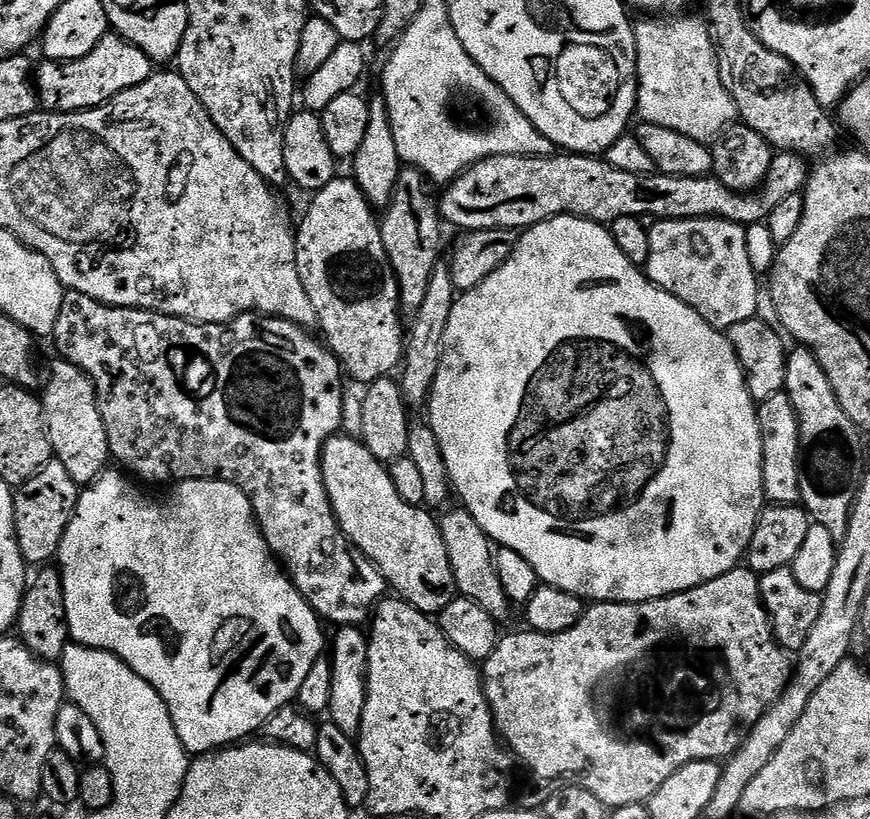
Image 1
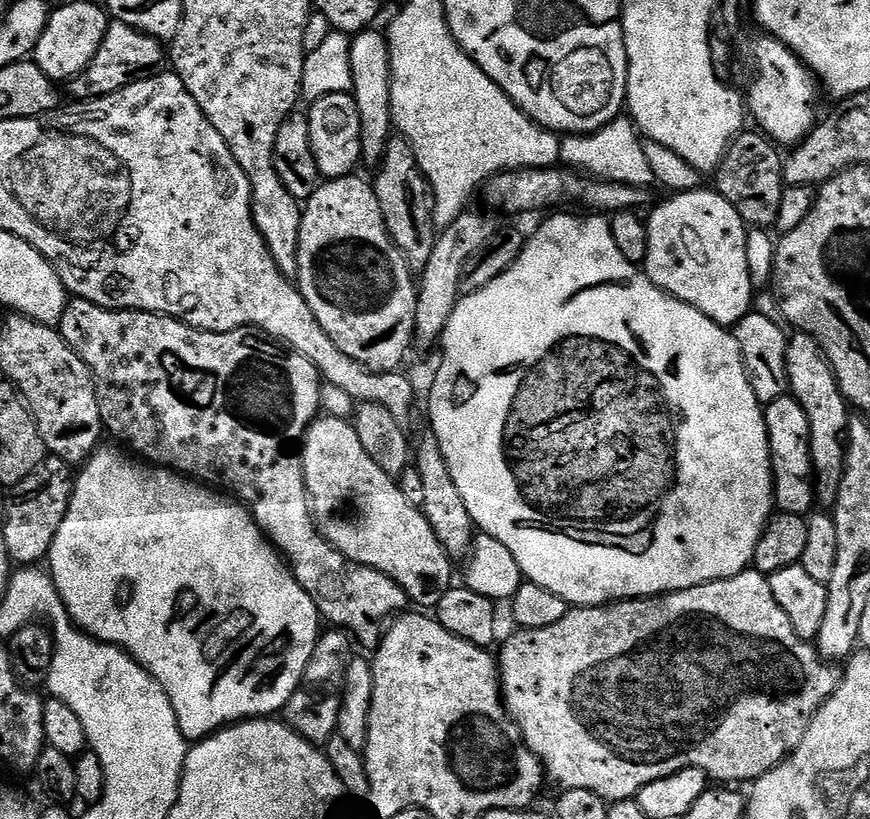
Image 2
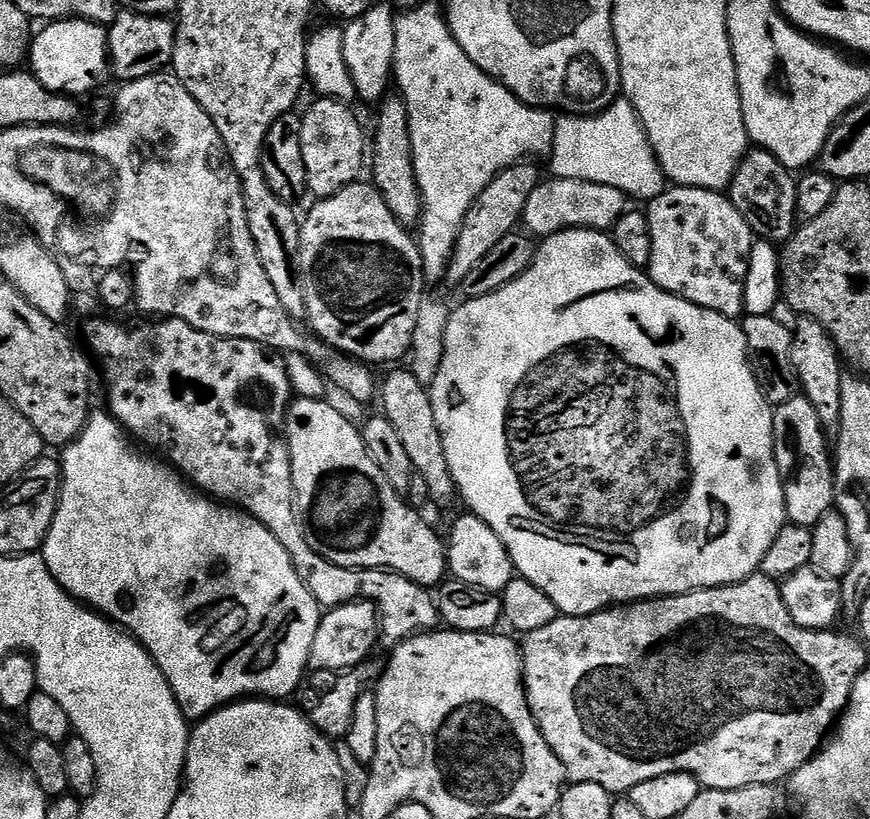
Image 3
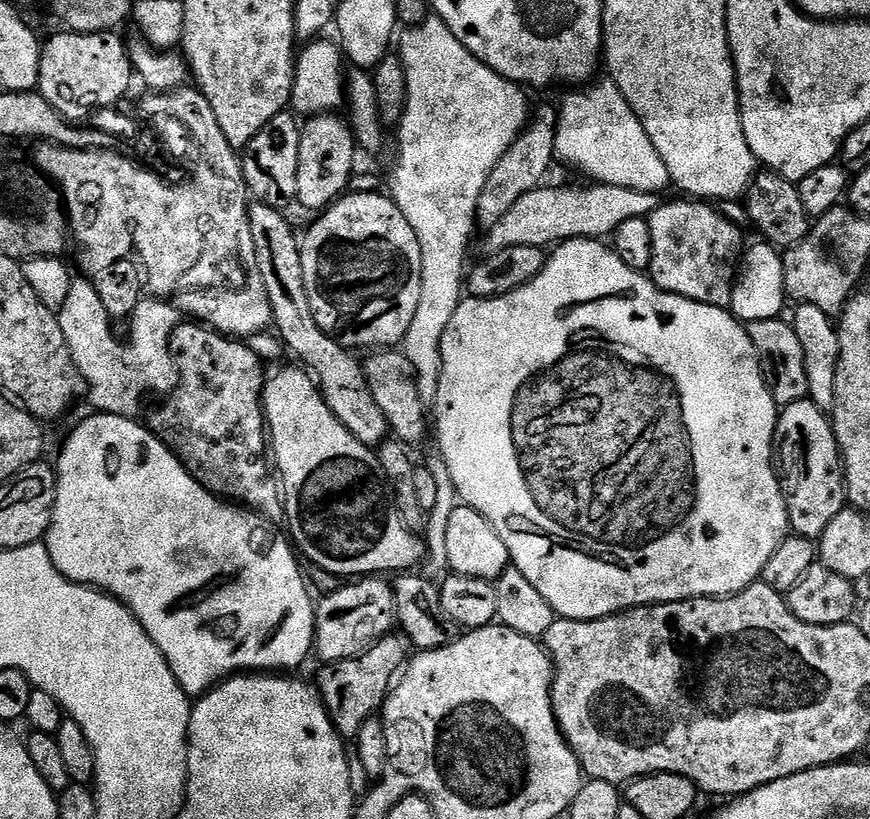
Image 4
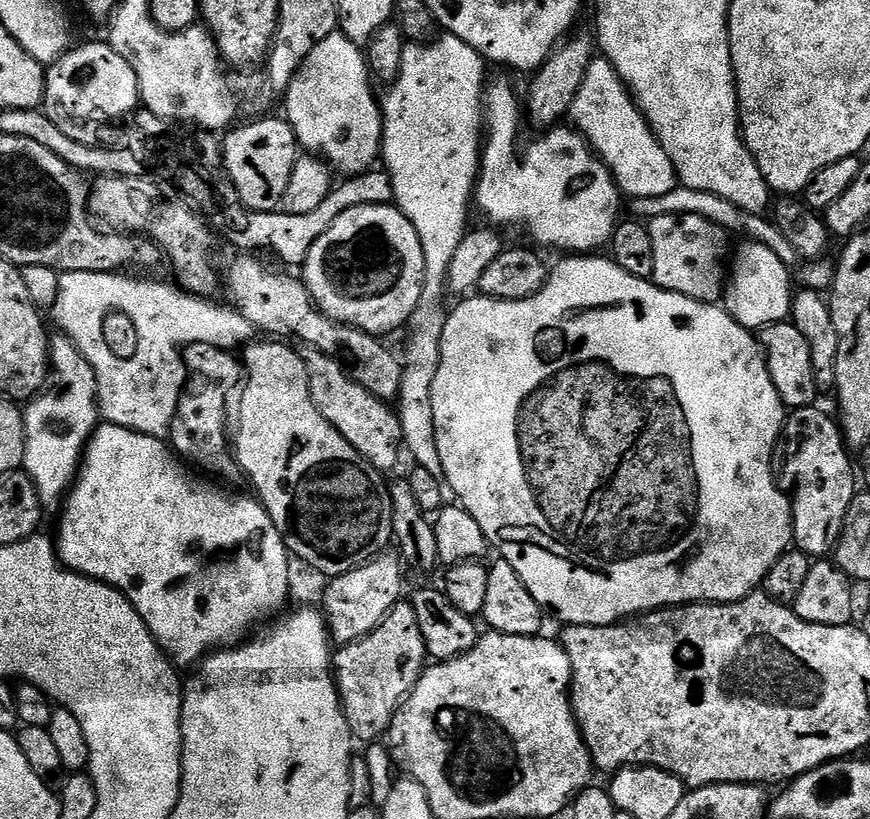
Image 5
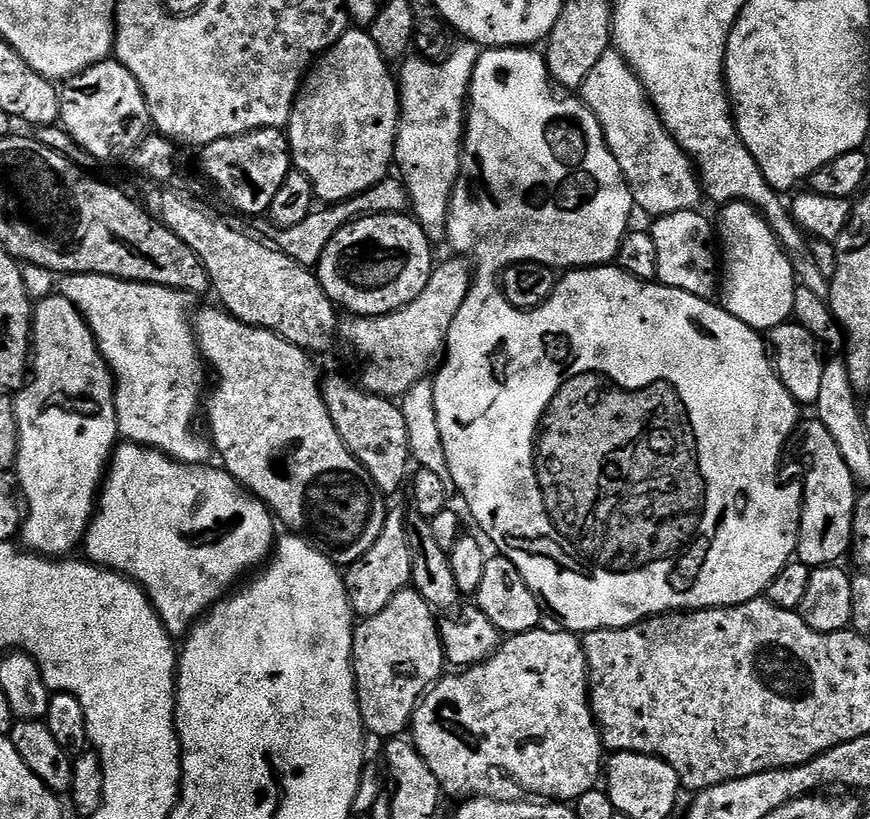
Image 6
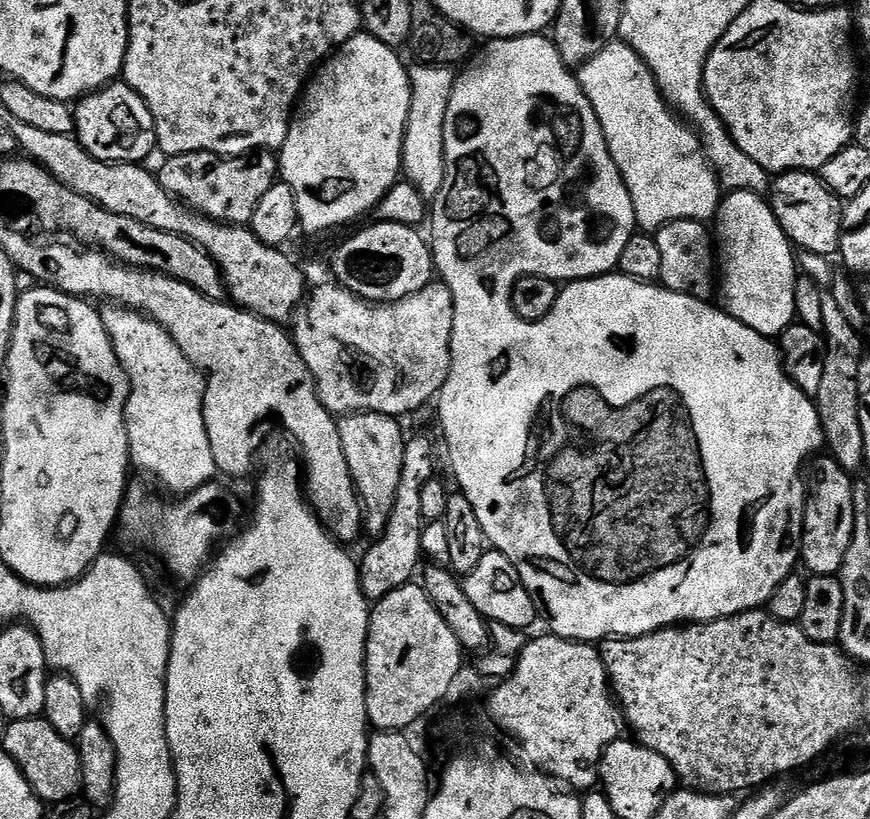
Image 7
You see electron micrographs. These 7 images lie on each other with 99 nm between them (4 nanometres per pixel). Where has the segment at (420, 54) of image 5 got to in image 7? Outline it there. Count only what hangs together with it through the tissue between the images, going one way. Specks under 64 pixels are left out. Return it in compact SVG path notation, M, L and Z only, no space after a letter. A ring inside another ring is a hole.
M417 63L408 74L412 87L410 114L404 131L404 159L402 172L426 201L435 200L438 190L442 190L442 178L446 178L446 106L450 106L450 94L456 85L457 73L451 67L438 64Z

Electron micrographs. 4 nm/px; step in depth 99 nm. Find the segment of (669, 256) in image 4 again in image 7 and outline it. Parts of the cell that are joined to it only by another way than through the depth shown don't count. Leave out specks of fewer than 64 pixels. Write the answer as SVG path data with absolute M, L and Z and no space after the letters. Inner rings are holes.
M675 220L663 224L655 233L658 251L662 257L662 274L659 283L678 294L686 294L695 300L711 301L718 292L718 253L714 243L714 232L703 220Z

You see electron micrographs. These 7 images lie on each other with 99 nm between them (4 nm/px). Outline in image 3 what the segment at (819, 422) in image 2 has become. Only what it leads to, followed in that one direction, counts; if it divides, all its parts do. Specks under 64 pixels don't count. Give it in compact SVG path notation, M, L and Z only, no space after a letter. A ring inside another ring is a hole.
M800 316L797 321L792 328L790 358L800 383L799 391L808 399L810 406L814 406L825 433L834 434L839 430L842 418L842 378L846 374L842 357L836 343L818 321L811 320L809 316Z

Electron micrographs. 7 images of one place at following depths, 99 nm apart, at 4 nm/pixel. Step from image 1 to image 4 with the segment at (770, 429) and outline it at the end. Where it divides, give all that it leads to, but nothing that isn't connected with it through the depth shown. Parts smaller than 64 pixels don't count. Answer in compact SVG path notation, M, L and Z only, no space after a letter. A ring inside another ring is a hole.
M799 400L783 405L776 418L774 441L774 467L784 501L788 507L788 527L795 535L816 540L830 526L830 521L846 507L844 490L844 466L840 462L840 451L832 429L829 413L813 400Z

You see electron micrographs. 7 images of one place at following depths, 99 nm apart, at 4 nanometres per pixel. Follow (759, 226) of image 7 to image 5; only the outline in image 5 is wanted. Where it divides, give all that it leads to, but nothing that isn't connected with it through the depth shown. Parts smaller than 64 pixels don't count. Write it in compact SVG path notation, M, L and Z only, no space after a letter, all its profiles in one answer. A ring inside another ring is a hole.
M744 242L737 252L735 249L734 259L730 264L728 287L722 301L723 307L729 316L734 317L742 327L749 330L759 330L766 327L767 324L787 321L792 310L794 295L794 287L792 288L792 280L788 274L790 274L790 268L782 262L782 259L778 258L778 254L774 250L768 248L768 245Z

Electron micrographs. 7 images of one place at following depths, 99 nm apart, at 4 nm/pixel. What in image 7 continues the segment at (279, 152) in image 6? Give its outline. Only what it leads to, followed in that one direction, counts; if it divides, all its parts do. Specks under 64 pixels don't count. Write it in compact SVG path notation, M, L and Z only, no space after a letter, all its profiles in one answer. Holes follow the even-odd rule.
M275 151L249 152L246 156L221 158L213 152L191 152L167 157L158 168L160 185L171 196L184 201L194 212L222 224L251 225L258 202L278 180L278 156Z

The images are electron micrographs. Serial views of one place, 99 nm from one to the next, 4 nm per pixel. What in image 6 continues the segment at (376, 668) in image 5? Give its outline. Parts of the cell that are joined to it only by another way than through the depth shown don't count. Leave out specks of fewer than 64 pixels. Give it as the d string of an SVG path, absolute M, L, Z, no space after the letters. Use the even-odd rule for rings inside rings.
M409 586L403 588L378 614L363 617L352 633L352 673L356 683L356 697L362 722L369 733L383 738L400 738L409 731L416 707L424 693L441 679L446 672L444 647L440 638L437 613L424 601L422 594Z

